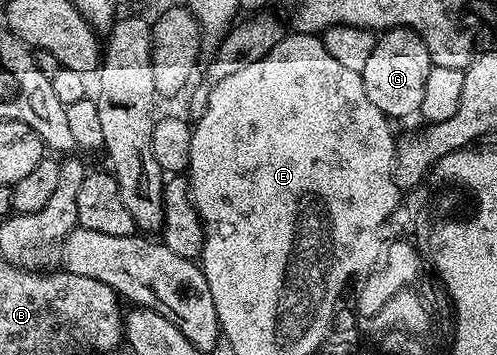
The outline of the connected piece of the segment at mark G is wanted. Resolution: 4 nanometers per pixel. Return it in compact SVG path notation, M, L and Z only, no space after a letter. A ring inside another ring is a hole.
M393 27L382 32L375 40L373 49L361 72L363 87L379 111L392 120L417 115L422 107L424 86L432 63L423 39L414 30Z

